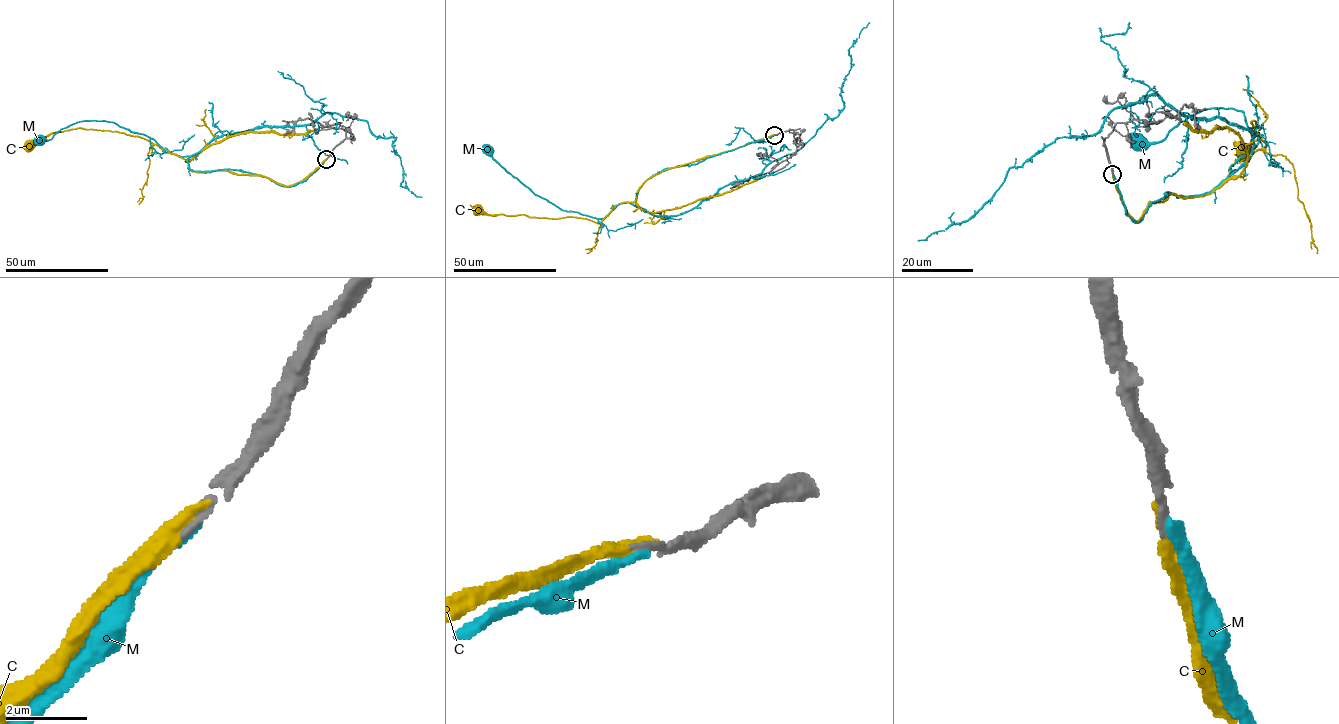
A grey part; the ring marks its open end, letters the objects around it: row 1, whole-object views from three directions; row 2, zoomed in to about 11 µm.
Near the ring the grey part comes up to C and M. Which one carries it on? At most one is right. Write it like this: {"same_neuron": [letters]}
{"same_neuron": ["C"]}

